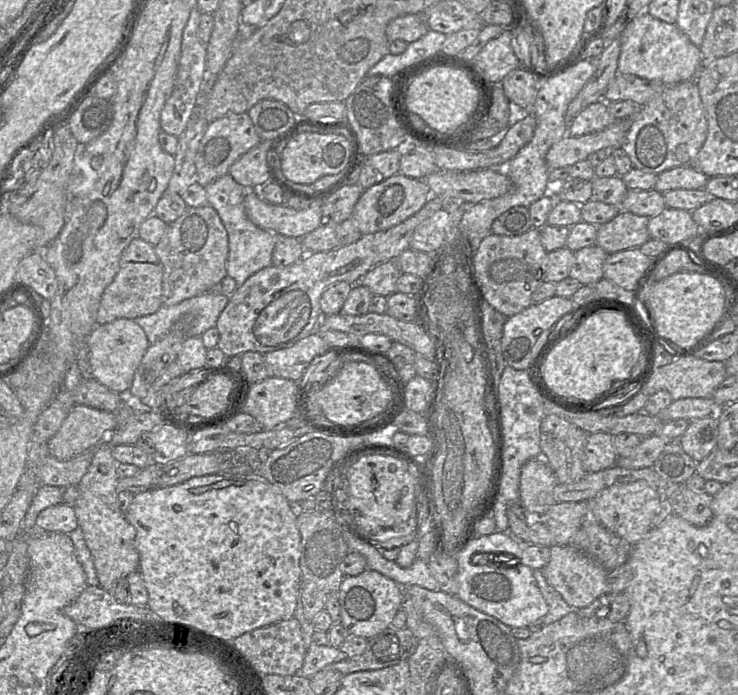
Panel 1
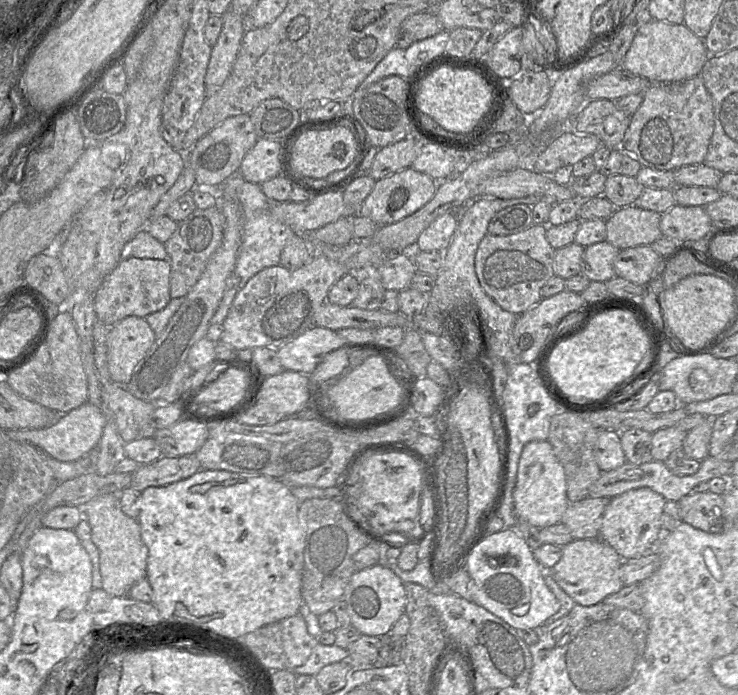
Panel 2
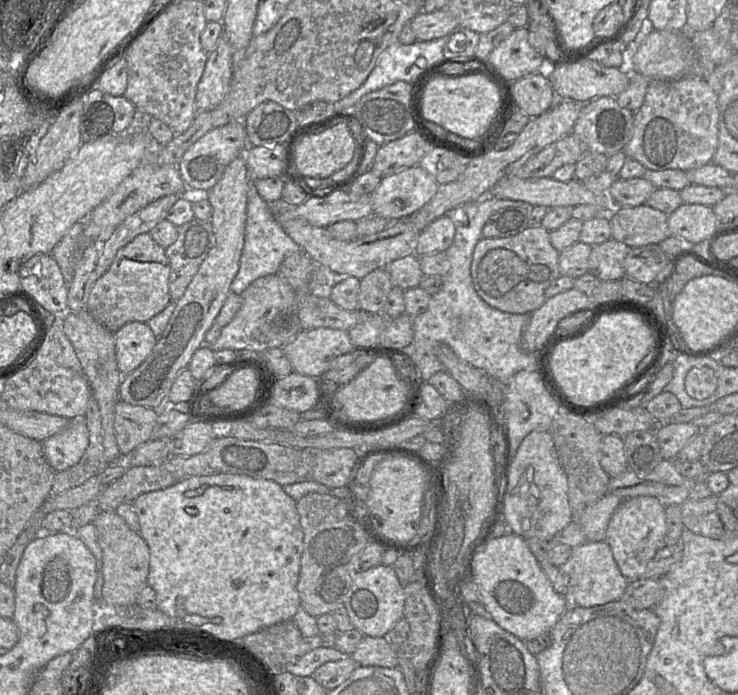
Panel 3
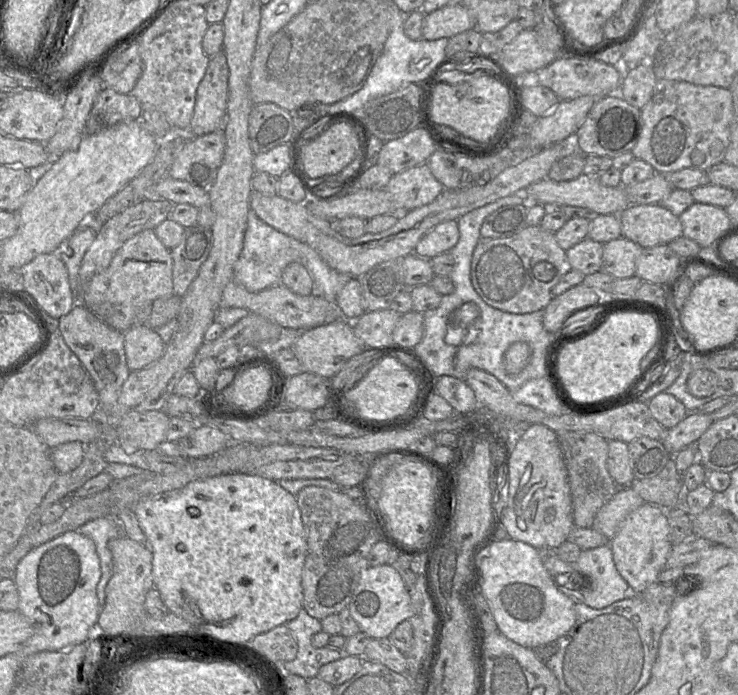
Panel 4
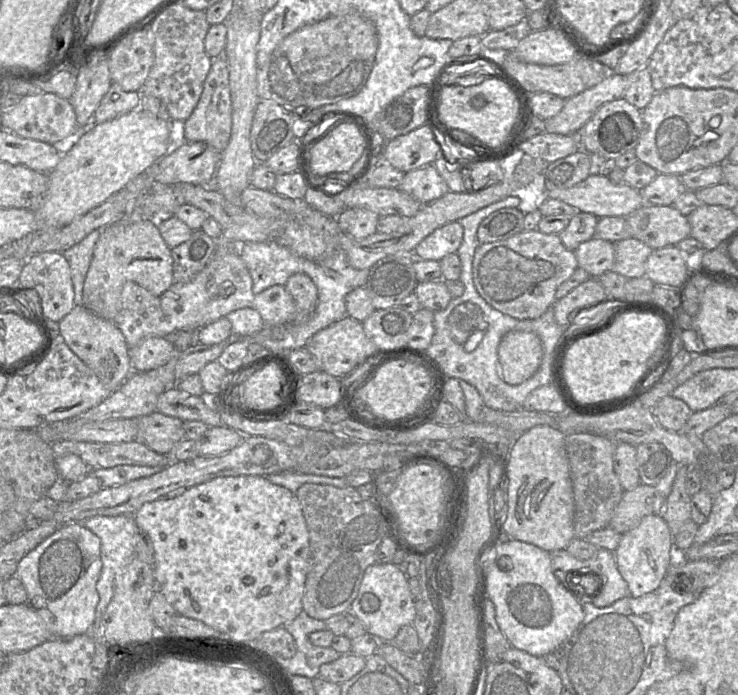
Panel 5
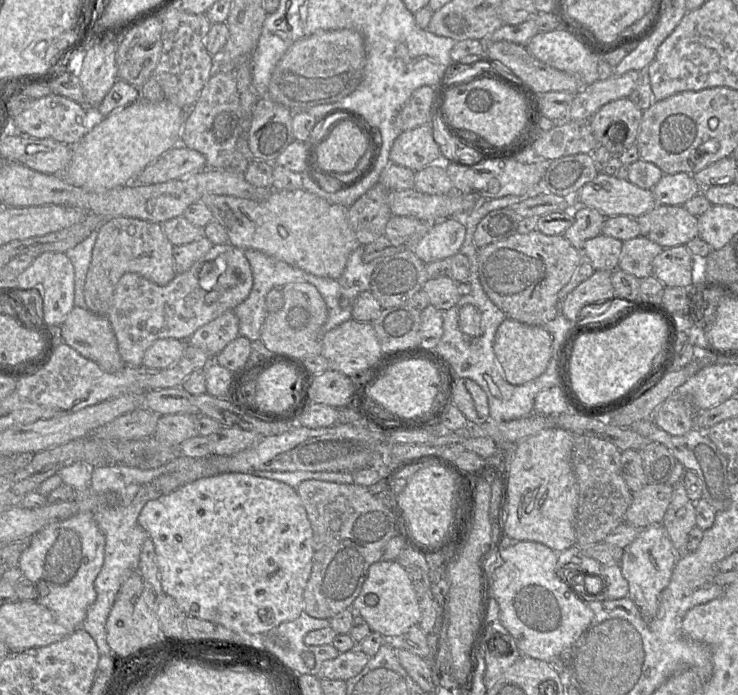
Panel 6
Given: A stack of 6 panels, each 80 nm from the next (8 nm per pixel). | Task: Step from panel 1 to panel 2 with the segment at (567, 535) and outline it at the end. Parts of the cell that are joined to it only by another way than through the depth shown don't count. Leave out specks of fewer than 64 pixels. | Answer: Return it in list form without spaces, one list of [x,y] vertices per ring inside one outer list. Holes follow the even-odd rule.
[[[587,497],[570,503],[562,517],[574,540],[597,539],[600,535],[602,517],[611,498]]]

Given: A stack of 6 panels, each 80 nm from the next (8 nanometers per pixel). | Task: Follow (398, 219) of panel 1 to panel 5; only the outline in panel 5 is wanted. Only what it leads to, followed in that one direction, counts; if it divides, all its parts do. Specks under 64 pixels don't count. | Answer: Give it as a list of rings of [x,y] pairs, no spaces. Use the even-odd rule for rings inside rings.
[[[433,164],[406,172],[397,189],[422,204],[432,203],[449,191],[446,182]]]

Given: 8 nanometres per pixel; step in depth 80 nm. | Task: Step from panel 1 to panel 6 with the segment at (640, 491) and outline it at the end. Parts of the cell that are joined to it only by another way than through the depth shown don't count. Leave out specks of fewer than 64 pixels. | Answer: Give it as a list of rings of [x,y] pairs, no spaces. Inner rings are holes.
[[[662,524],[642,529],[636,539],[624,548],[619,565],[628,582],[628,597],[638,607],[644,619],[655,617],[660,595],[669,584],[678,559],[677,551]]]

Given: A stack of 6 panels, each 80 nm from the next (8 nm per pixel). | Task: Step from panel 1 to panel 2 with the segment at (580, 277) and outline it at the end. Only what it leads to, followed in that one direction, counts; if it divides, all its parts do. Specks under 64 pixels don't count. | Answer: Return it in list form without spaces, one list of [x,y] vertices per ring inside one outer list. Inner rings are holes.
[[[606,240],[585,247],[580,274],[591,282],[607,282],[615,276],[614,262],[619,252]]]

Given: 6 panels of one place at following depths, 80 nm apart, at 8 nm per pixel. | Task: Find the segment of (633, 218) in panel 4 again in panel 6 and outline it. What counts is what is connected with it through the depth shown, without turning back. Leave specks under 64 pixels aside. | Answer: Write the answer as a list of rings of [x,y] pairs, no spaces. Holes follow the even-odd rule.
[[[656,205],[635,218],[643,236],[663,249],[688,242],[699,236],[698,219],[683,206]]]

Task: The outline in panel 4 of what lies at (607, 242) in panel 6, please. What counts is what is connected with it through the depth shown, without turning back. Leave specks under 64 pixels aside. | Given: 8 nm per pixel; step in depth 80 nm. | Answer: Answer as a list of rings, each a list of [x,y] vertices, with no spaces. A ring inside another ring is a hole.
[[[586,238],[566,251],[573,270],[585,276],[596,273],[602,267],[603,244]]]

